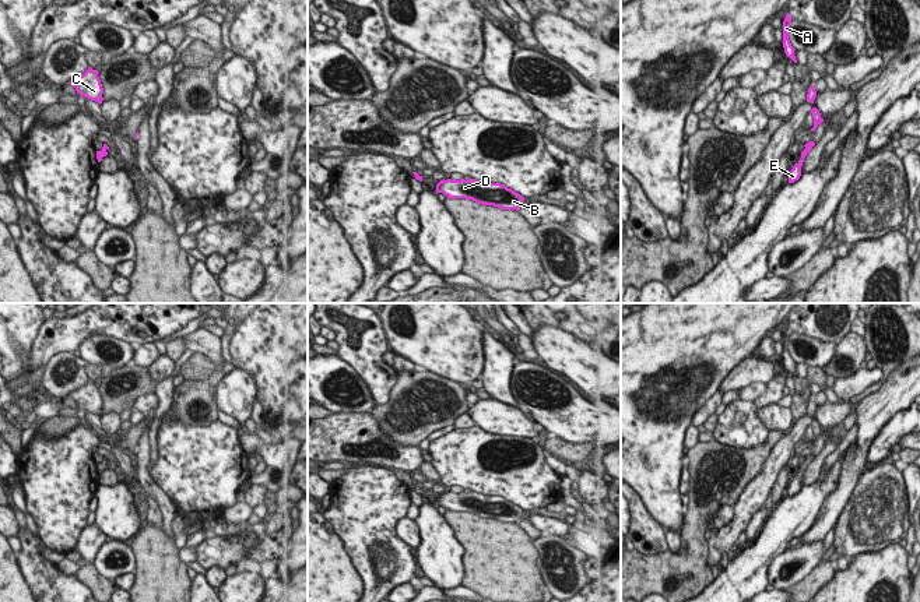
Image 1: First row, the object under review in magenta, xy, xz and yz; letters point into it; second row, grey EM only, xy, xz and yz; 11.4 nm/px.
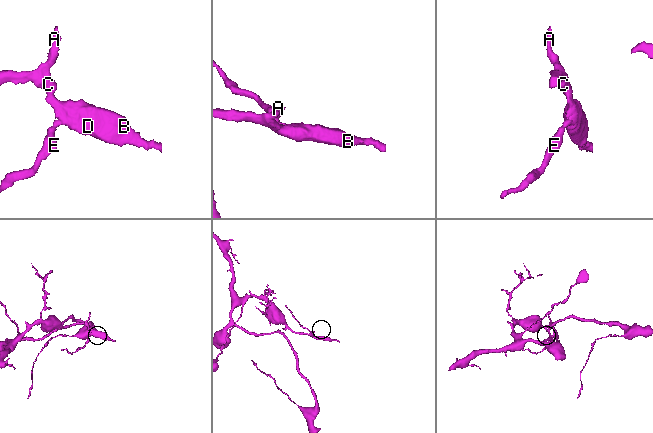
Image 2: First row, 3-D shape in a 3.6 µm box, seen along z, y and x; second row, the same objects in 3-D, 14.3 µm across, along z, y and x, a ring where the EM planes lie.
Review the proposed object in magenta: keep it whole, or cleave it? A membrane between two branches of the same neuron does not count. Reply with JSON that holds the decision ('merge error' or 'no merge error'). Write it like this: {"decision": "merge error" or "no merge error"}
{"decision": "no merge error"}

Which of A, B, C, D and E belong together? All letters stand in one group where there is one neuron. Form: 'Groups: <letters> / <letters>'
Groups: A B C D E.

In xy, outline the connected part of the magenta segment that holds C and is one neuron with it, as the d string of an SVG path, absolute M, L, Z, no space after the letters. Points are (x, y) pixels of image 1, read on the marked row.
M88 67L82 75L71 80L67 84L71 84L81 96L95 101L99 105L102 103L103 88L98 77L98 70Z

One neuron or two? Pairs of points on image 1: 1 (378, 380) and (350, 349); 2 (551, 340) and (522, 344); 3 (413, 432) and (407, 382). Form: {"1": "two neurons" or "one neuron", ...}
{"1": "one neuron", "2": "two neurons", "3": "one neuron"}

